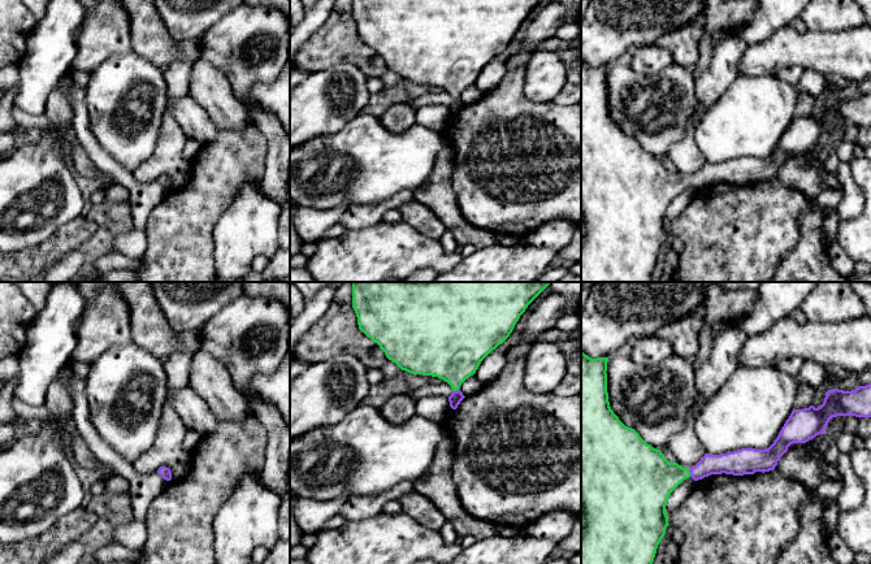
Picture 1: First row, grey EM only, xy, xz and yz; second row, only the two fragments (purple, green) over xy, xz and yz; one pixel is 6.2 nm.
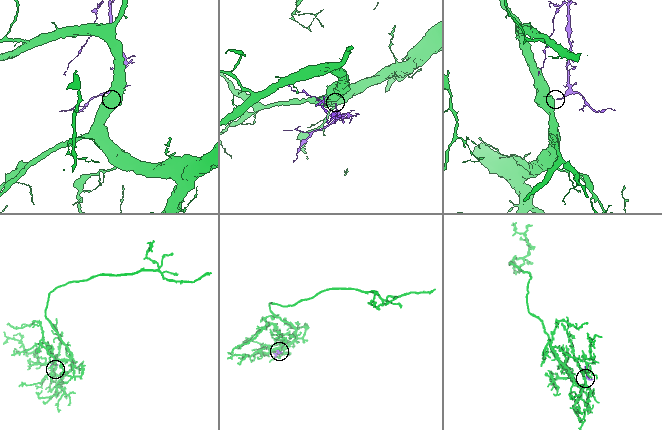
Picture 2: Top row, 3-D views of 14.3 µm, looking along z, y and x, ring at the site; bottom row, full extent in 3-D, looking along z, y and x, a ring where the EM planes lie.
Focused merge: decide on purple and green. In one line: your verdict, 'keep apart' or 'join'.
join

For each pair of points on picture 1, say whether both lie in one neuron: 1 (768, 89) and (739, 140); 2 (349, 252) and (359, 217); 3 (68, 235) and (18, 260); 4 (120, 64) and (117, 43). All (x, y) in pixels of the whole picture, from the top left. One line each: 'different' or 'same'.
1: same
2: different
3: same
4: different

